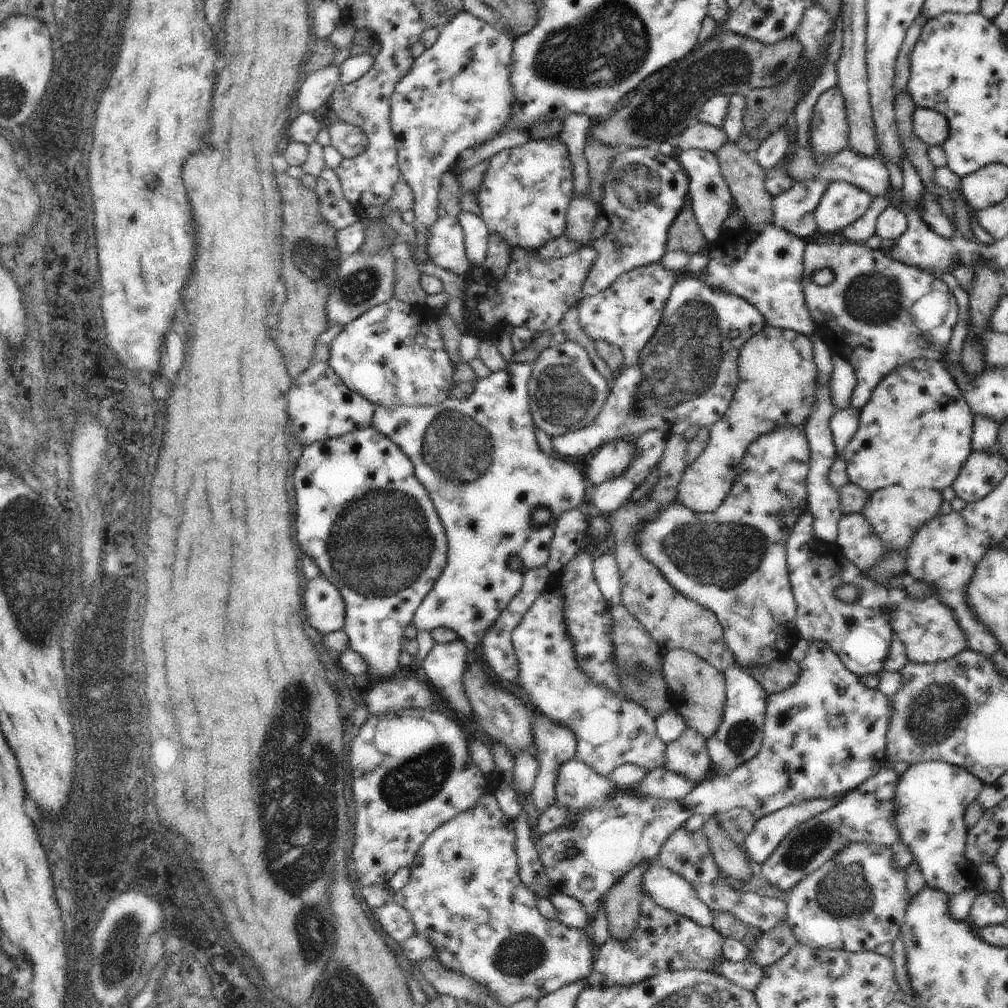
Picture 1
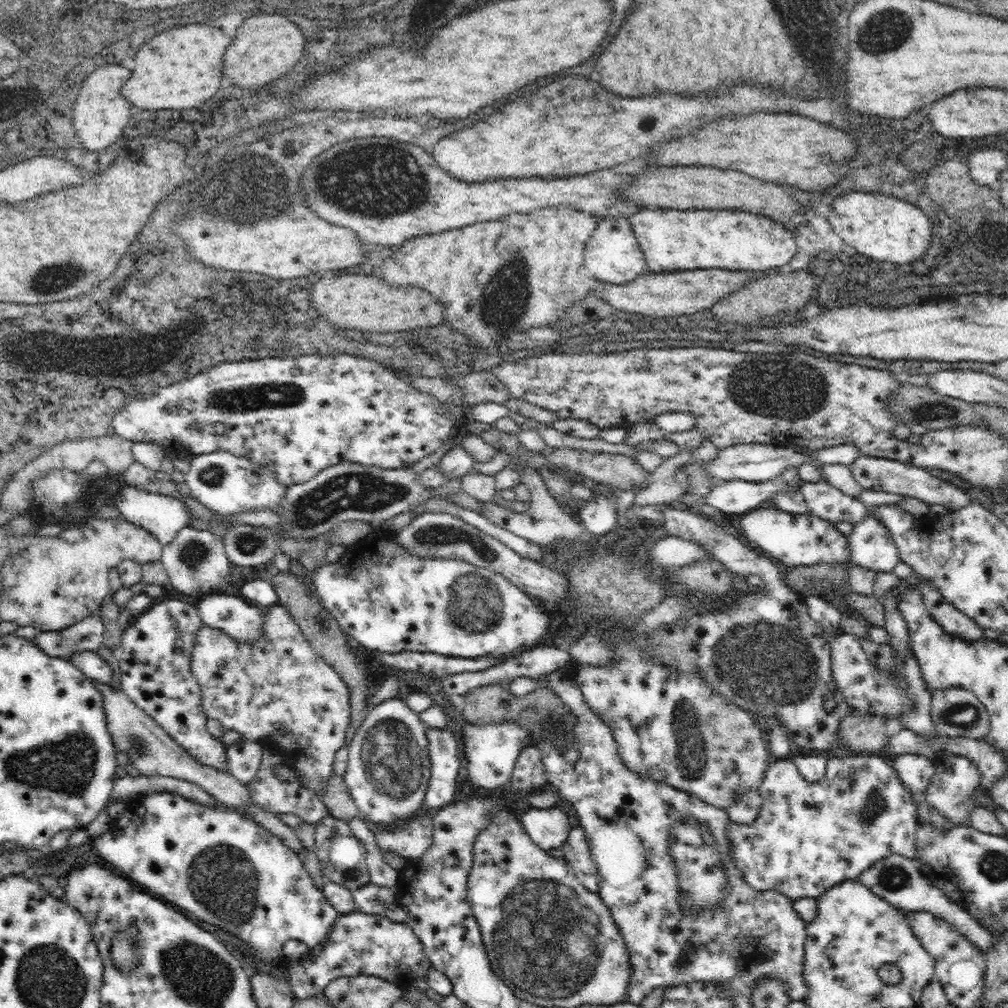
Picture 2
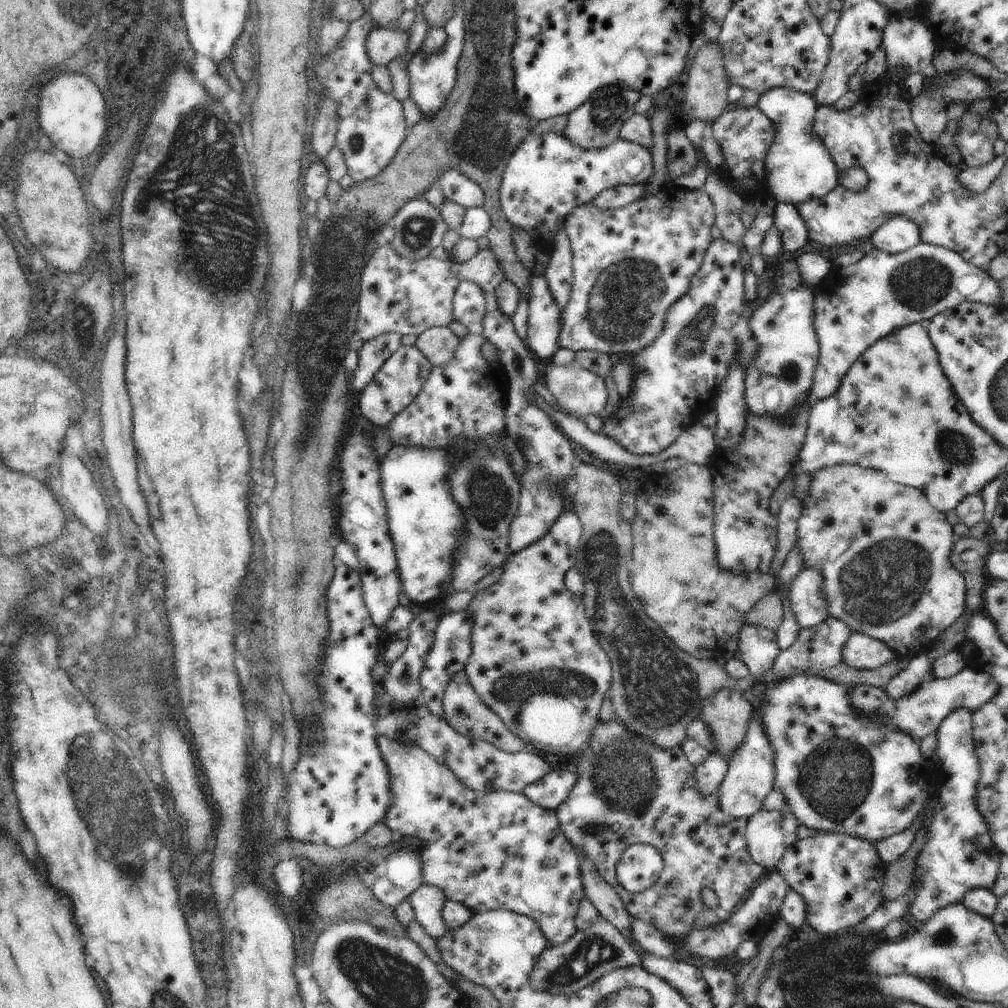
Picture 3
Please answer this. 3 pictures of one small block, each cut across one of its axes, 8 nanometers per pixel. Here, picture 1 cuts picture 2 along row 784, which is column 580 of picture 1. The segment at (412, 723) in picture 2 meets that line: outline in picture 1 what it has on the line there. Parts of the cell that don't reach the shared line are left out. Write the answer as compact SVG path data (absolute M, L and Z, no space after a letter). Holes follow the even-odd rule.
M566 340L555 347L550 346L533 364L528 387L531 417L536 428L554 438L592 422L610 391L606 378L596 370L586 350L580 344Z

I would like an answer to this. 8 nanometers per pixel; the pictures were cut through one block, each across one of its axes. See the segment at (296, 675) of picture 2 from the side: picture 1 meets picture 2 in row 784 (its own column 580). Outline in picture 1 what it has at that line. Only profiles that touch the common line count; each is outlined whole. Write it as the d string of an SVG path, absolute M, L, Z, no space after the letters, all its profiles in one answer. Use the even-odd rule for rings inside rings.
M660 262L629 270L621 274L605 291L591 297L586 297L580 301L577 308L580 326L595 341L604 339L615 344L622 350L625 356L624 368L630 368L639 361L642 349L648 344L648 341L656 332L674 284L676 284L676 274L674 271L666 270Z

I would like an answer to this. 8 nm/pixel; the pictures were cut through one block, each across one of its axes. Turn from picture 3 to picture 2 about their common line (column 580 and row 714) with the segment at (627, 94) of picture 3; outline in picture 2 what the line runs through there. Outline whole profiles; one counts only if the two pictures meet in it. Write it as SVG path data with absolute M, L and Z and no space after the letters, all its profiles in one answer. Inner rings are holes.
M93 680L93 682L96 685L96 689L102 693L107 729L110 735L112 735L116 751L126 753L141 774L146 776L173 776L174 778L198 784L208 794L211 794L216 799L216 802L221 803L226 808L235 808L242 813L247 812L246 817L256 821L256 824L261 825L262 828L268 829L296 854L299 854L304 848L294 828L286 826L280 820L280 816L256 805L250 798L247 785L240 784L227 770L219 771L213 766L206 766L188 754L156 721L148 716L148 714L145 714L140 708L135 707L134 702L121 689L115 690L112 686L99 684L96 680Z

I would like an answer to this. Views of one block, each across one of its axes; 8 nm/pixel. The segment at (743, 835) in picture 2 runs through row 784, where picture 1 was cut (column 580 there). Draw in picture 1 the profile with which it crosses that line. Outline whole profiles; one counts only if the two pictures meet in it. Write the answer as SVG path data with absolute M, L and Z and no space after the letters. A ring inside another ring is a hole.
M575 759L558 768L553 804L571 811L571 821L557 826L548 834L540 835L534 840L534 844L551 884L552 894L560 892L578 900L588 913L590 922L601 907L605 894L631 868L644 861L655 861L666 839L677 828L685 826L686 821L694 815L681 805L681 801L641 797L632 791L619 788L609 776L598 774L585 762Z

